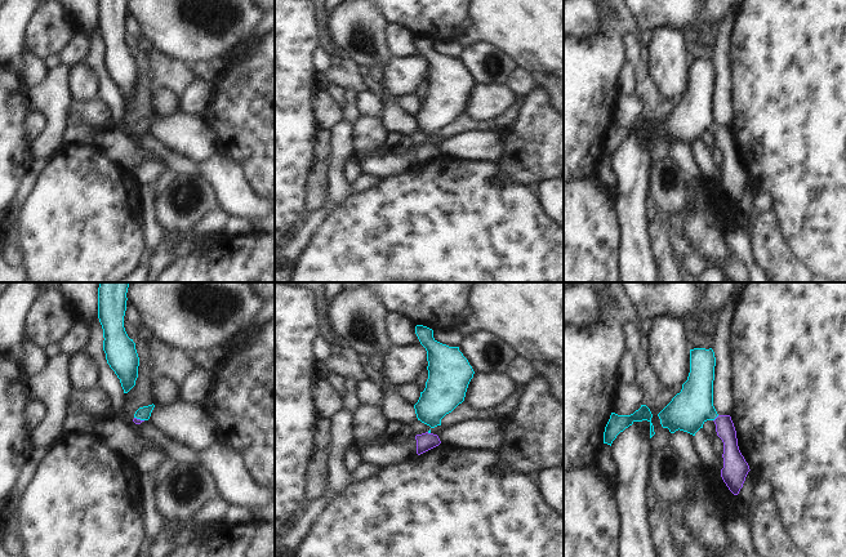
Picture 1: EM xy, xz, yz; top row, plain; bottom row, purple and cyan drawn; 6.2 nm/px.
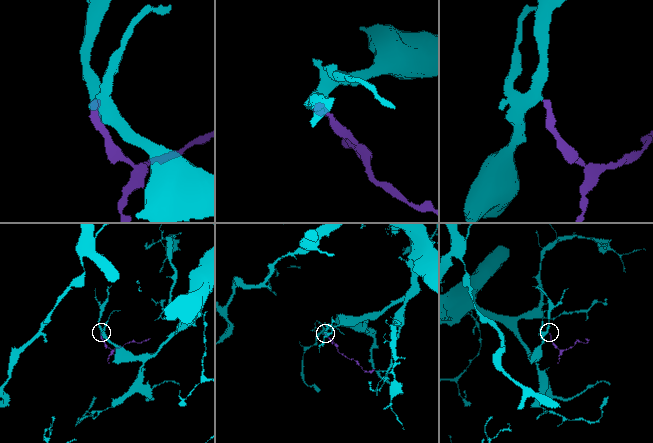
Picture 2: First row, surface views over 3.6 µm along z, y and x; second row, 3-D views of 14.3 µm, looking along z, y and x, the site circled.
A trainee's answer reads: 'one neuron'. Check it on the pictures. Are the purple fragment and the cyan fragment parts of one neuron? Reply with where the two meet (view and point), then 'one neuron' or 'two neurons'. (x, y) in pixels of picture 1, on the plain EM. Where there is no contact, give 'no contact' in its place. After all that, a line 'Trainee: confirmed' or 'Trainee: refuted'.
meets purple in yz at (716, 129); one neuron
Trainee: confirmed

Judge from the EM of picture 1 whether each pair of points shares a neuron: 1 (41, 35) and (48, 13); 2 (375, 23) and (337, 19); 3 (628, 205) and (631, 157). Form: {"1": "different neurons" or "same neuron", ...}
{"1": "same neuron", "2": "same neuron", "3": "same neuron"}

